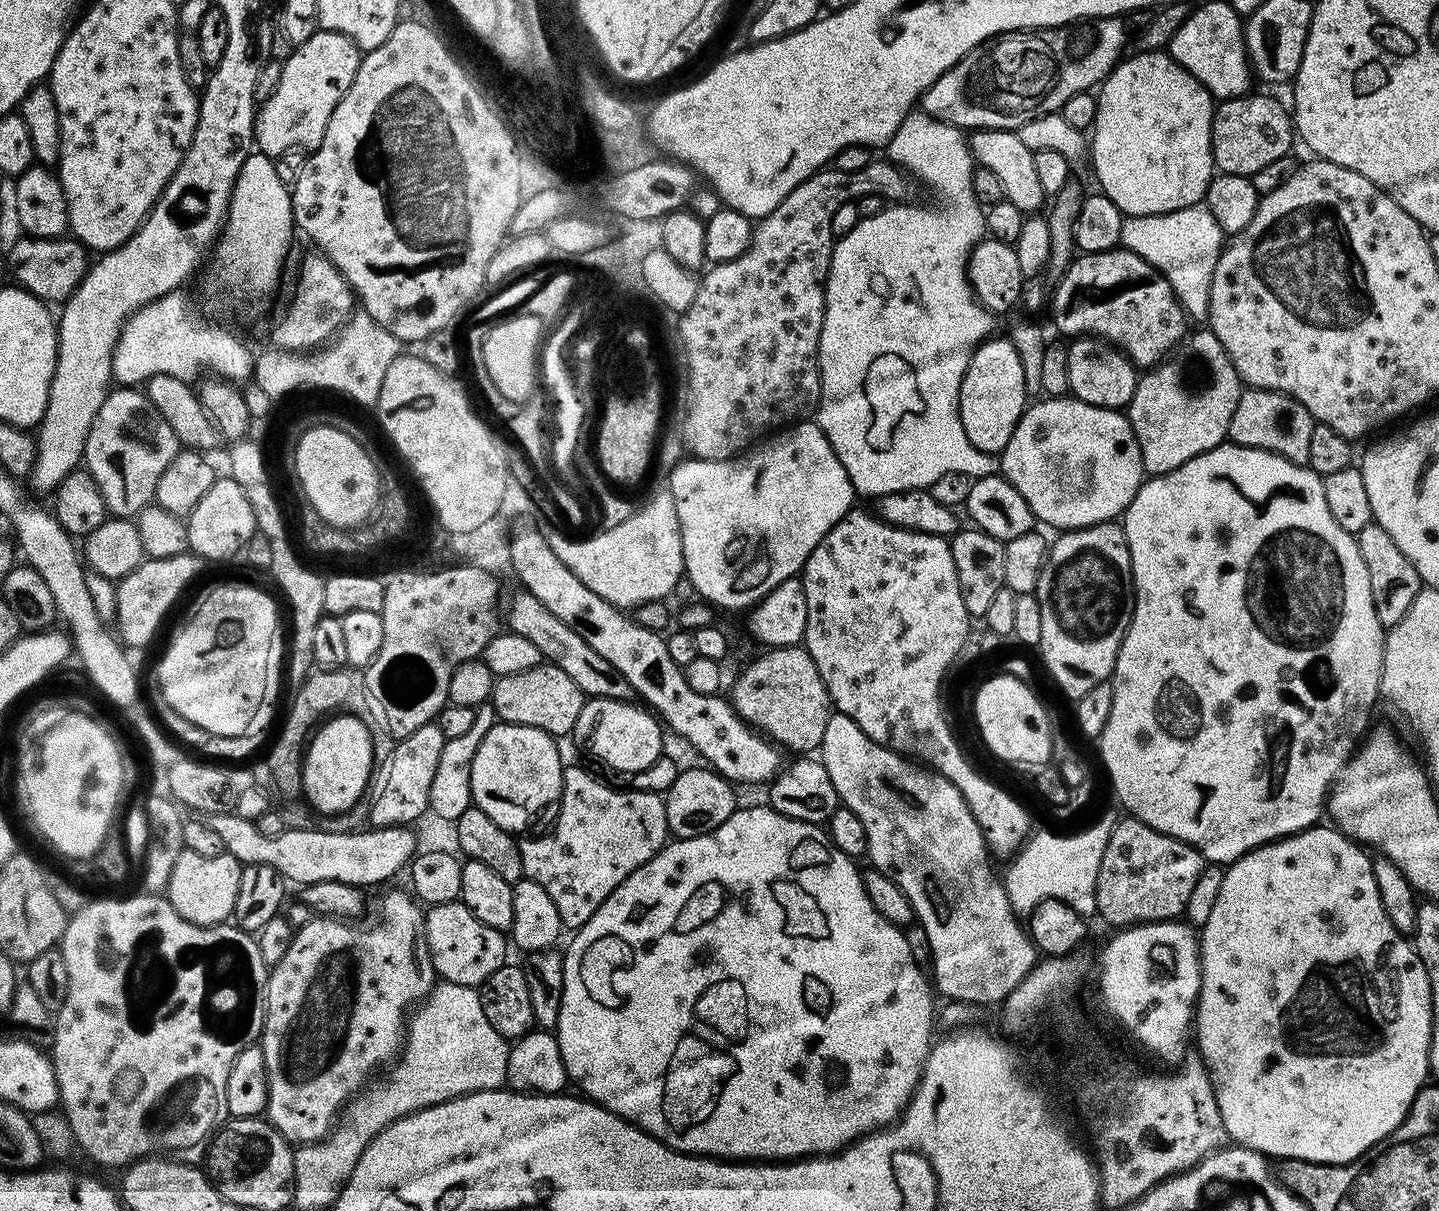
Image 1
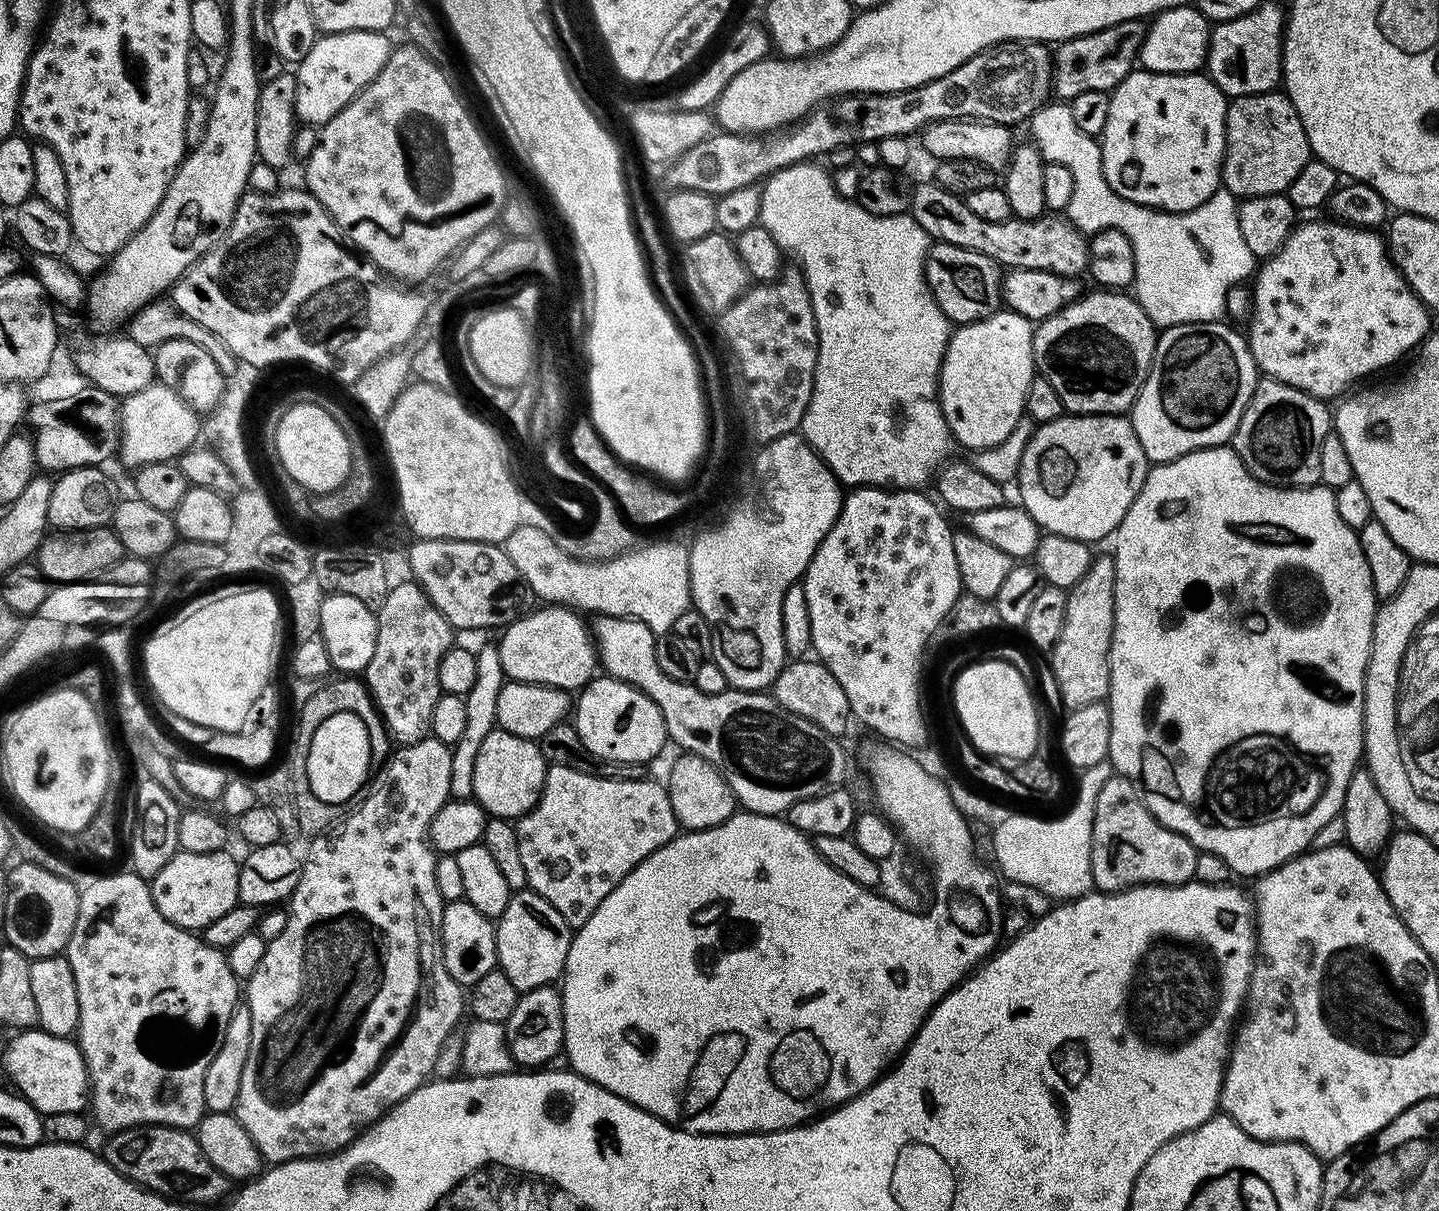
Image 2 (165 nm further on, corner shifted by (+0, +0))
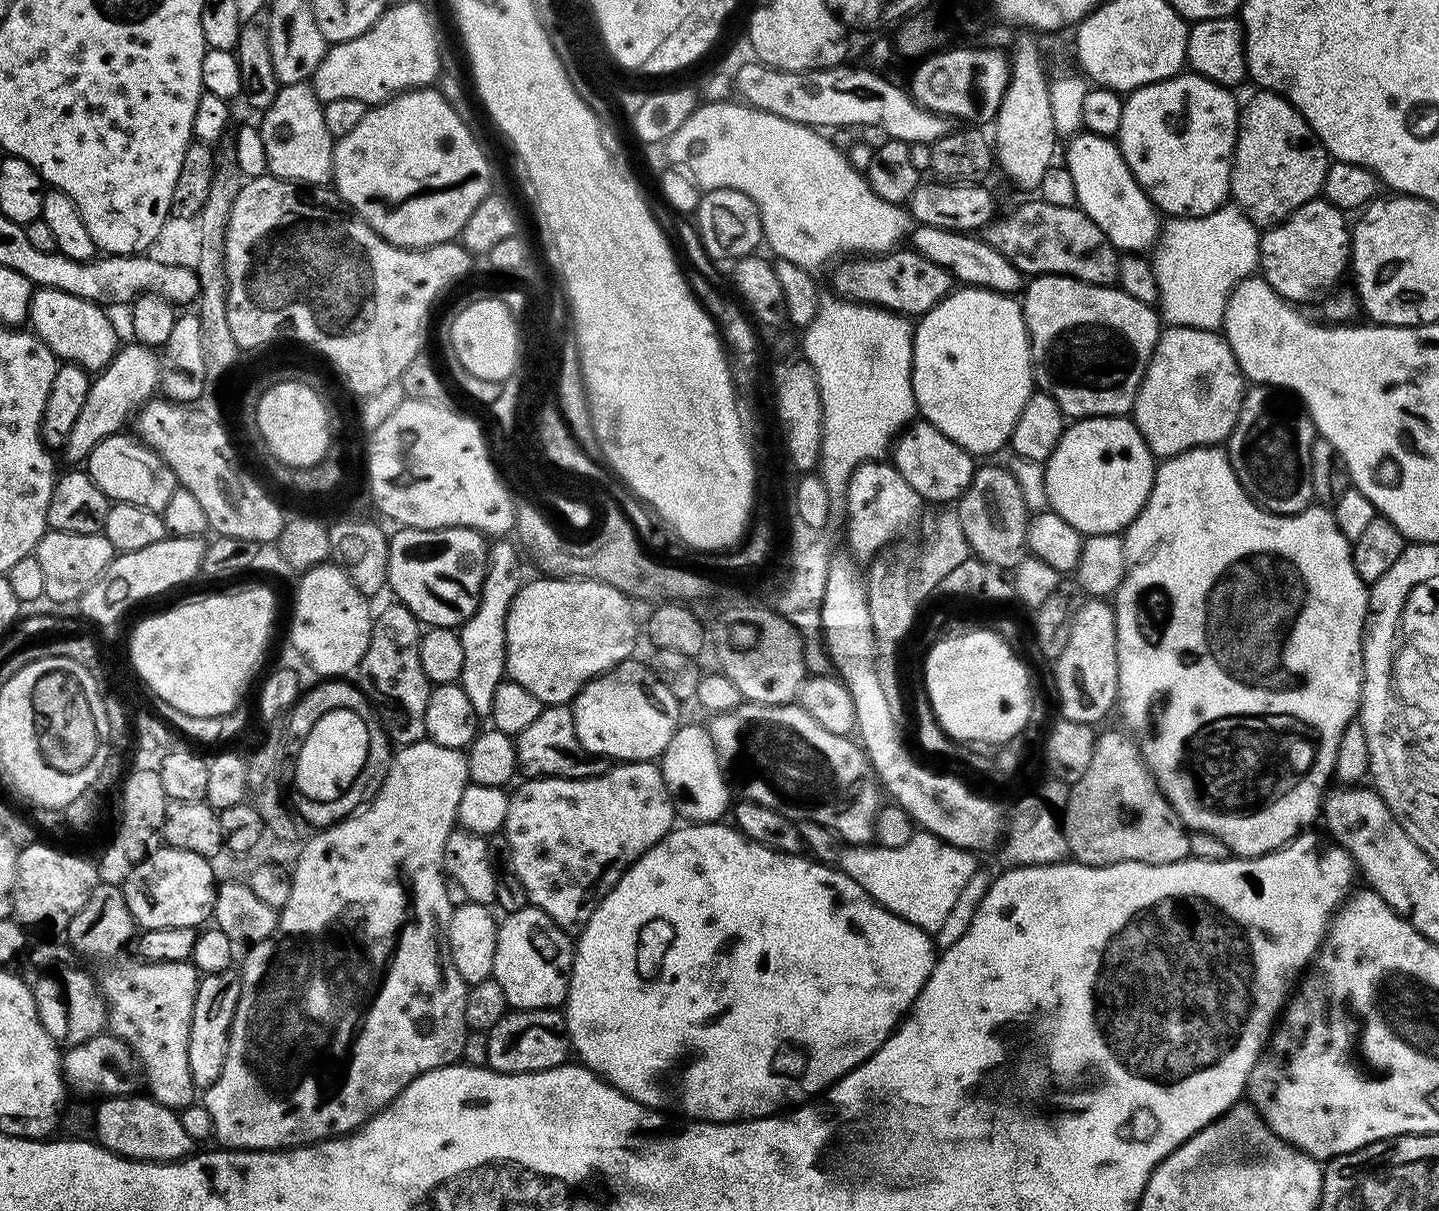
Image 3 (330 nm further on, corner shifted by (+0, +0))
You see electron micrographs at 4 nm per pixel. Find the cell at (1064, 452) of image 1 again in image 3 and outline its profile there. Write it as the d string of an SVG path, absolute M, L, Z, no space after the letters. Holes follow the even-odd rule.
M1077 419L1065 427L1058 446L1044 464L1044 486L1051 511L1088 536L1119 533L1127 529L1148 501L1157 467L1152 449L1131 419Z

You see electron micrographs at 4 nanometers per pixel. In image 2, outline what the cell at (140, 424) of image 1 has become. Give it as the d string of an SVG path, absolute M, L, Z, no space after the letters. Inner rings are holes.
M153 382L138 394L123 397L118 404L118 460L129 470L144 467L146 464L162 464L175 461L197 443L201 435L201 417L182 399L171 383Z

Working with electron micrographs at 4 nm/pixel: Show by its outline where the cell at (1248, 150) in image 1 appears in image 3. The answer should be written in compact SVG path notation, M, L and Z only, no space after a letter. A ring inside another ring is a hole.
M1260 90L1257 93L1248 105L1243 105L1240 113L1236 134L1236 154L1232 158L1230 196L1235 207L1246 213L1252 224L1261 230L1267 230L1287 220L1303 204L1310 203L1323 193L1330 157L1328 149L1316 139L1308 121L1296 111L1287 98L1271 90Z

